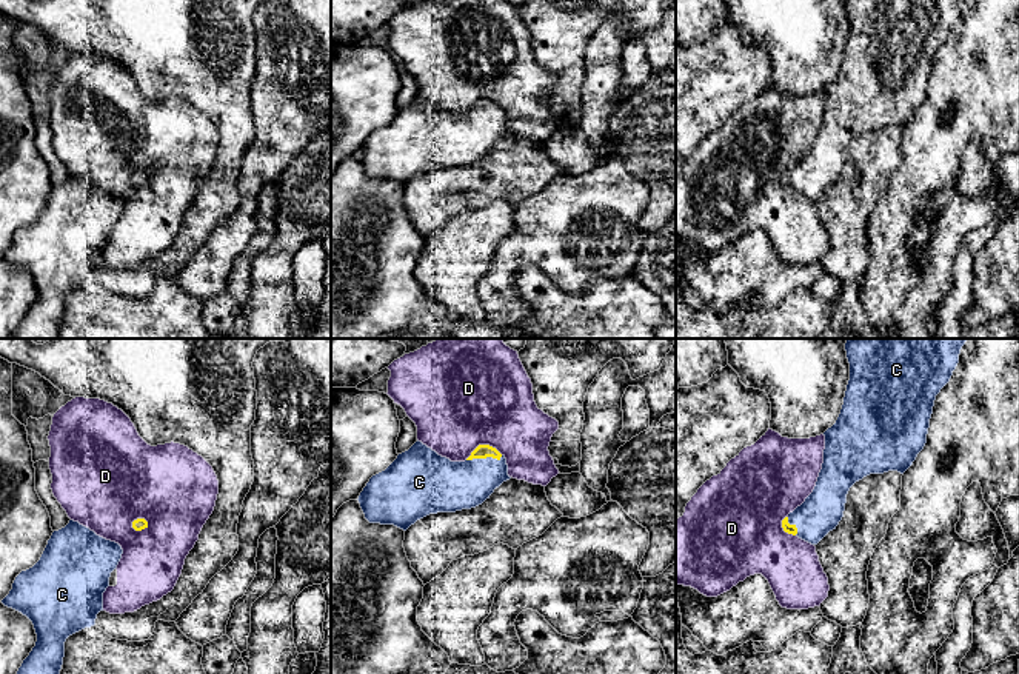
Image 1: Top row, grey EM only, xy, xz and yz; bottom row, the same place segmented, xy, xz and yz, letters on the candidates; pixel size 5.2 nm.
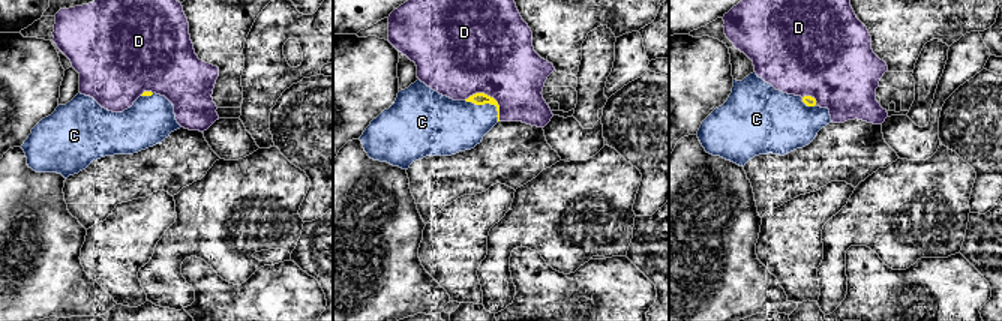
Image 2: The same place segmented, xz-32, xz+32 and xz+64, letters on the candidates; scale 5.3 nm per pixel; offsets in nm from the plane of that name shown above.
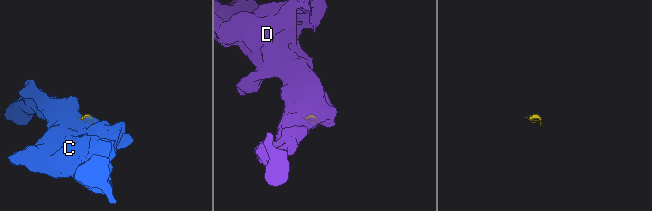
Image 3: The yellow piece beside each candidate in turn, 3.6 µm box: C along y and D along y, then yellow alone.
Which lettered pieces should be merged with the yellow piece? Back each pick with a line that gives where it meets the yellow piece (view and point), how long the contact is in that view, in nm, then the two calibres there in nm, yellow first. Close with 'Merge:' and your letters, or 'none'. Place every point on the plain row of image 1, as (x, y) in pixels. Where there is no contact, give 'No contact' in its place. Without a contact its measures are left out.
C: Touches yellow at xz (484, 113). Shared border 190 nm. Thickness 80 nm (yellow) against 280 nm
Merge: C

